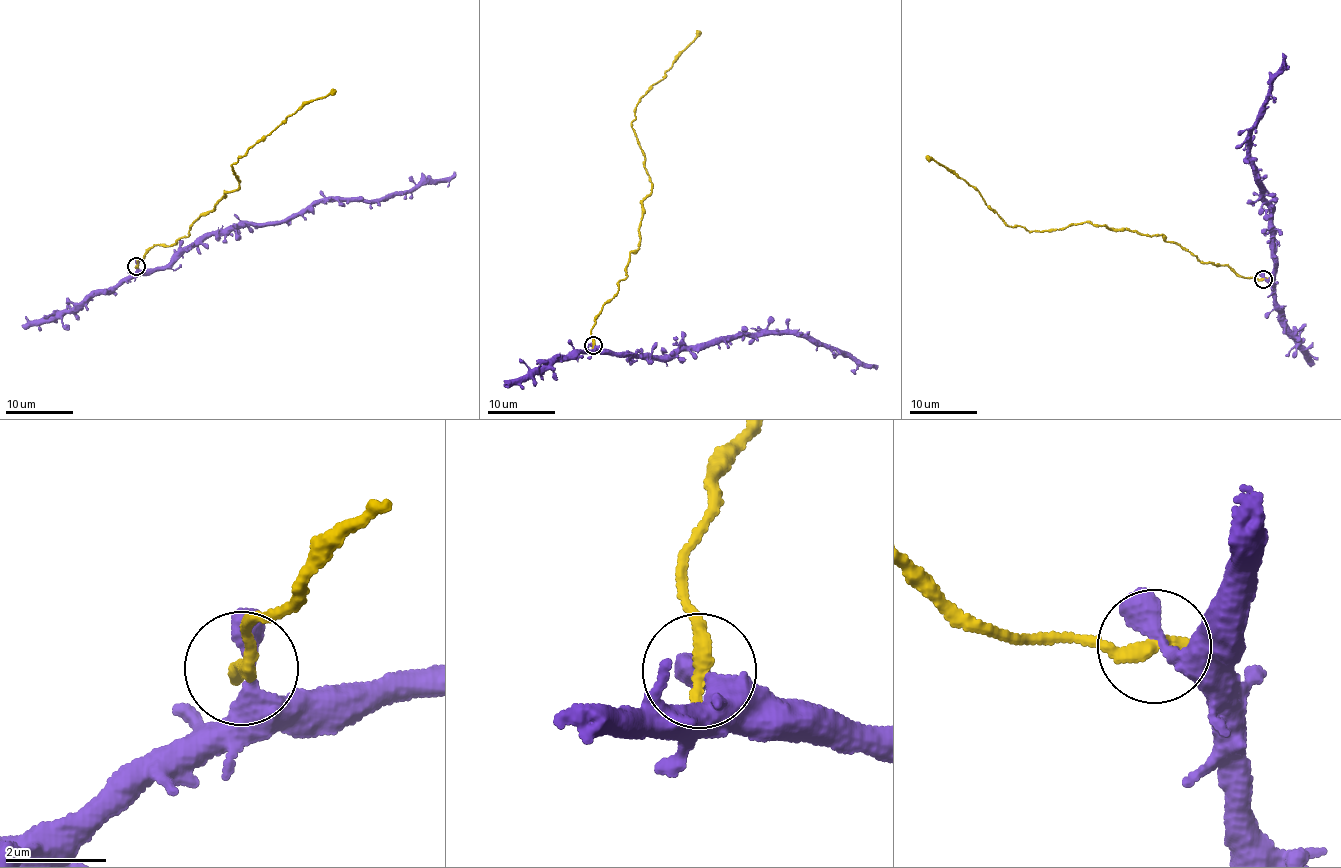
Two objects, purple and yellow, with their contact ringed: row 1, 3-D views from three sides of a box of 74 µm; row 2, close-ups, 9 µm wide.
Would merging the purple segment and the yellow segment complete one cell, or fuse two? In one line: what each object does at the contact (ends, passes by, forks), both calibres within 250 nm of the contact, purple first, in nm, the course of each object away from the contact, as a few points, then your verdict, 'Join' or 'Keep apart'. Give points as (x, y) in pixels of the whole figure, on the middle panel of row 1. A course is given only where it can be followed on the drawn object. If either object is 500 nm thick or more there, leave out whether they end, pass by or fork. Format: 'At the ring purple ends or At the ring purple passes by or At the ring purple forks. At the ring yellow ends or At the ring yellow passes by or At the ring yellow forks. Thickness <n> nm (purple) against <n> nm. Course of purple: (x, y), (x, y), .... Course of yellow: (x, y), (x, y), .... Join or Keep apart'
Thickness 550 nm (purple) against 360 nm. Course of purple: (594, 345), (598, 350), (649, 359), (658, 355), (673, 356), (684, 349), (755, 333), (809, 335), (876, 366). Course of yellow: (592, 345), (594, 319), (638, 249), (641, 200), (651, 191), (631, 123), (636, 103), (699, 32). Keep apart

